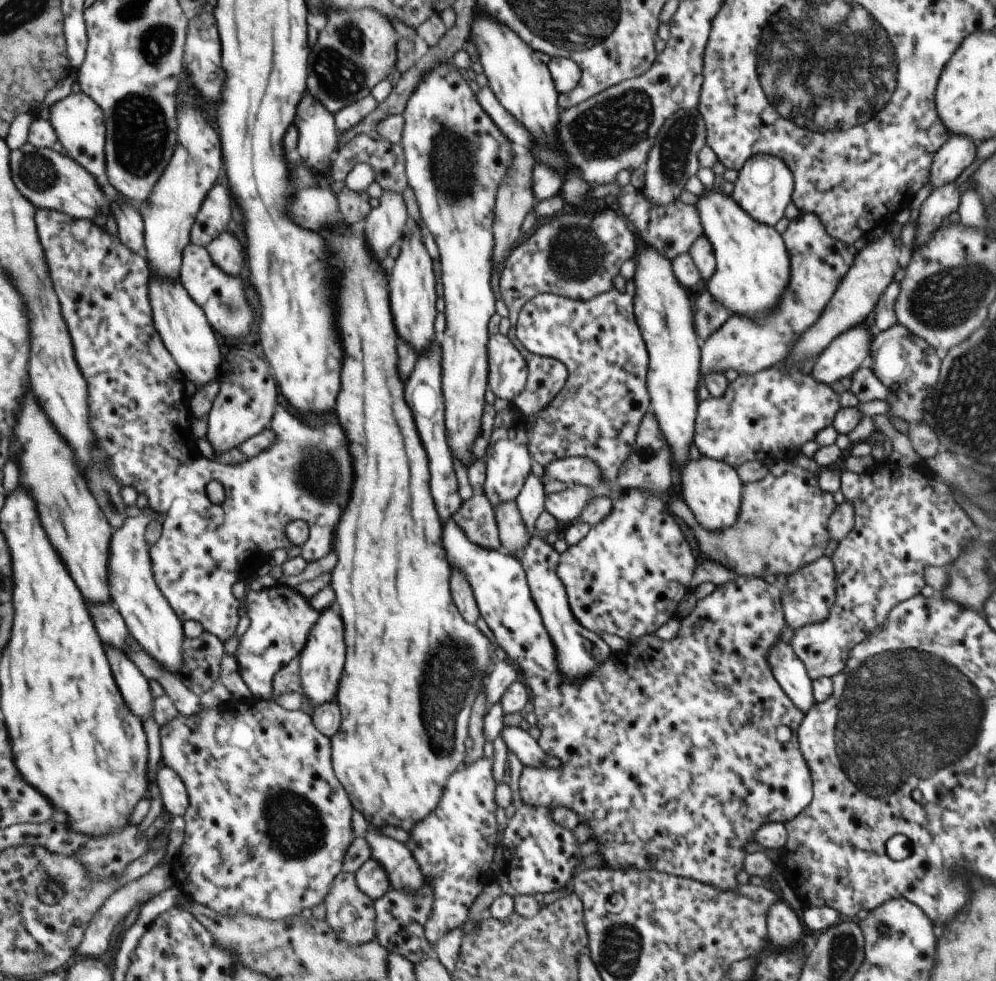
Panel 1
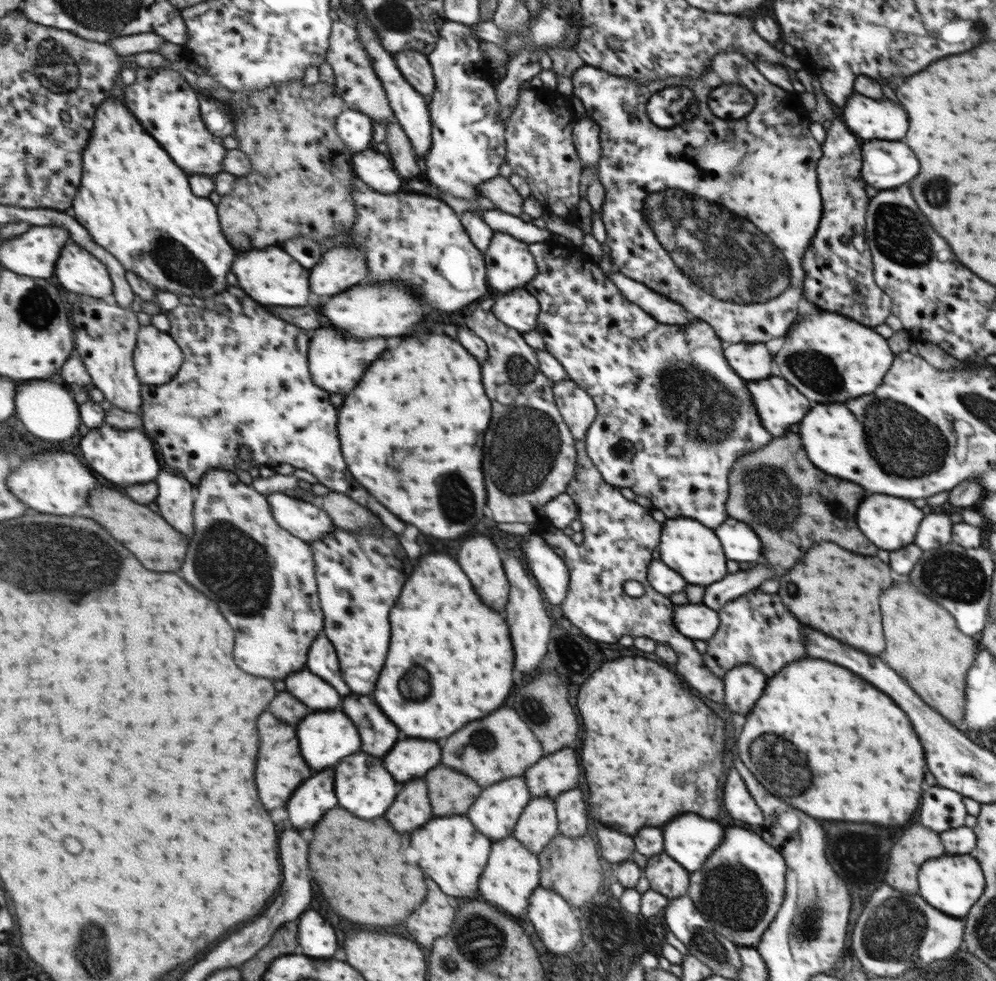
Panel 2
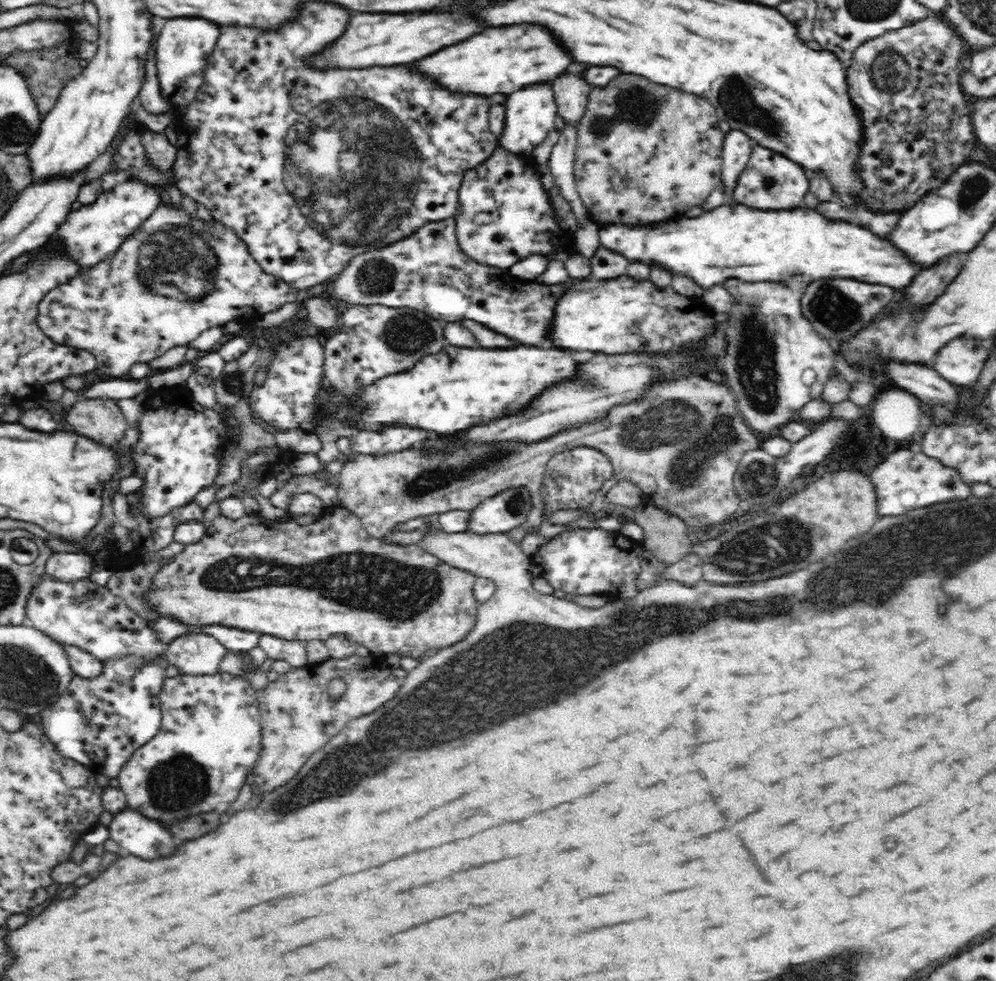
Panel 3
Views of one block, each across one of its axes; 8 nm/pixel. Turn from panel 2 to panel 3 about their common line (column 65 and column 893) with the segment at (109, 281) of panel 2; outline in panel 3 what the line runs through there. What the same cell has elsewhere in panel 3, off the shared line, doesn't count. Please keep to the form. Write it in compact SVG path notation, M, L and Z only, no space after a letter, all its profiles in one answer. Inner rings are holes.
M730 200L690 218L678 216L654 224L602 224L598 234L604 248L628 260L656 264L672 274L690 276L706 290L724 284L728 278L786 282L790 276L800 274L808 284L818 278L848 278L904 292L922 270L922 266L910 264L892 244L858 226L828 220L814 210L760 212Z

